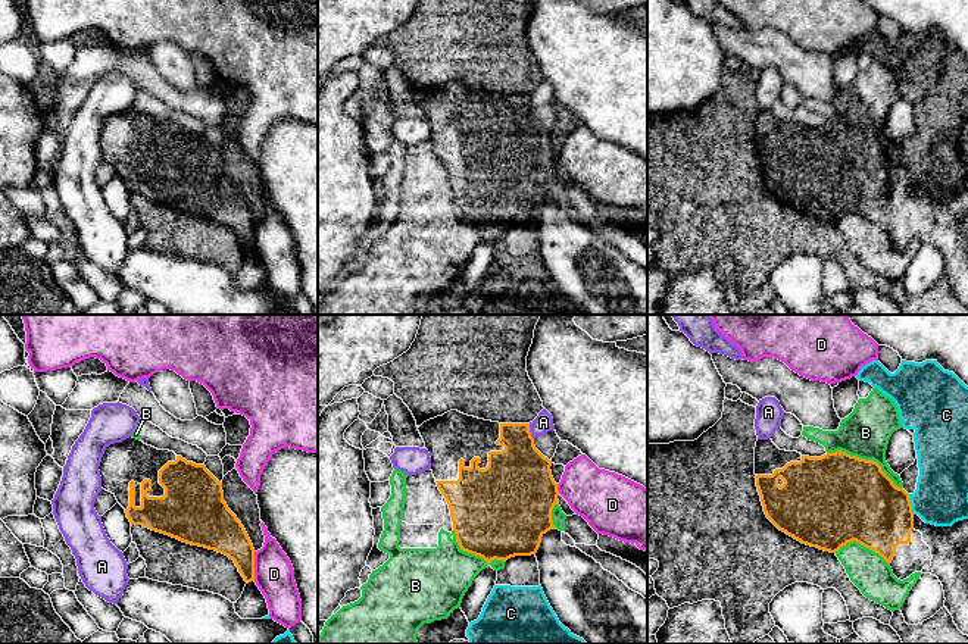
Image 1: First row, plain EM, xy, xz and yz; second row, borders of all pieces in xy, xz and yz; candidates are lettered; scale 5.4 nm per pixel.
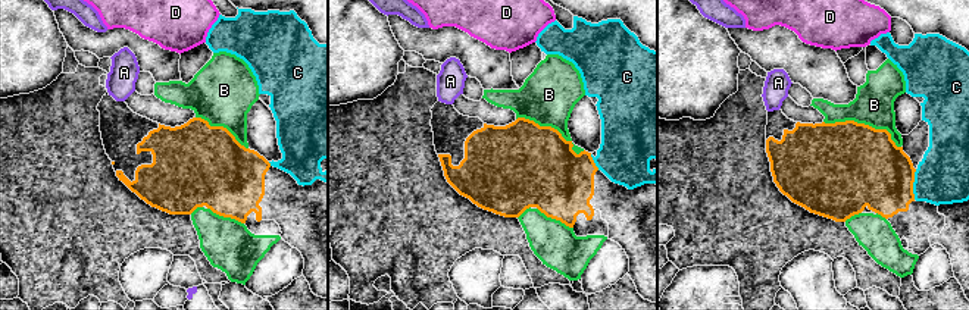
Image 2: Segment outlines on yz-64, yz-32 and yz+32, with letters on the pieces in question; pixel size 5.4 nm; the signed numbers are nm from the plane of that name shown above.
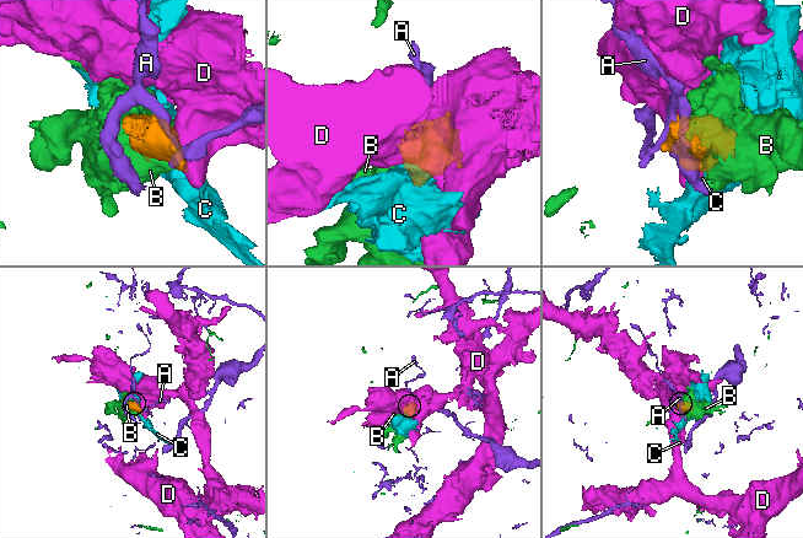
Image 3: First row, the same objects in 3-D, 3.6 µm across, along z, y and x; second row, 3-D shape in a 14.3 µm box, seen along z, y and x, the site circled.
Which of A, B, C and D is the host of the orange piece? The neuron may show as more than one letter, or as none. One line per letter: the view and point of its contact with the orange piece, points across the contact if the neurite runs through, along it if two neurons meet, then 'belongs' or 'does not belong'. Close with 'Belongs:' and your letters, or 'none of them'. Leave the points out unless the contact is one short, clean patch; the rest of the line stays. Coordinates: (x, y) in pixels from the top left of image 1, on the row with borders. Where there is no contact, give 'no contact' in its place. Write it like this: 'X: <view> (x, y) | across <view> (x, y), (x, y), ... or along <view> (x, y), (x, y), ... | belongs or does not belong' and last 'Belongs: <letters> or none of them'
A: xz (528, 431) | along xz (528, 424), (533, 438) | does not belong
B: yz (867, 460) | does not belong
C: yz (911, 505) | does not belong
D: xy (253, 566) | does not belong
Belongs: none of them

